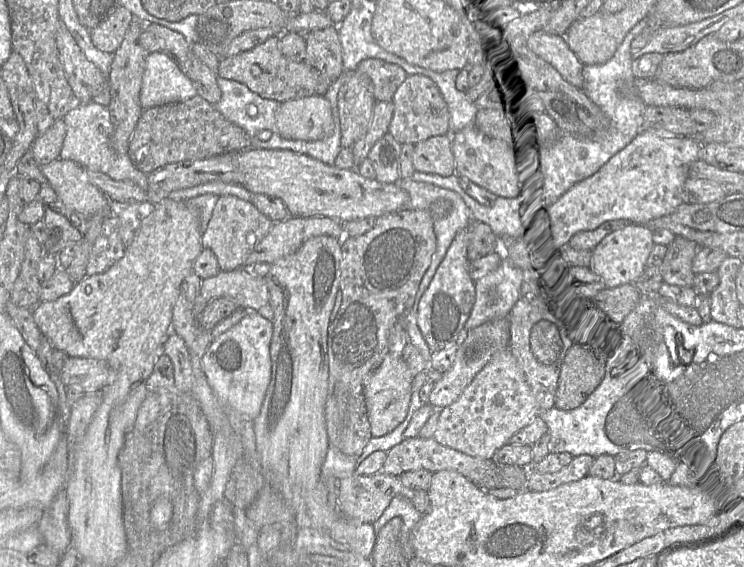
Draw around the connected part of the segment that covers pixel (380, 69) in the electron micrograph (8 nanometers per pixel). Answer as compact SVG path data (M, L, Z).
M377 58L362 60L355 71L366 74L371 79L376 101L392 100L397 88L408 76L404 68L398 64Z

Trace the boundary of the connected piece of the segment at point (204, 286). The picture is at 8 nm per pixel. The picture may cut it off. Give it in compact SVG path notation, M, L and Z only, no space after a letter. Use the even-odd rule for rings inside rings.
M244 267L220 271L213 277L202 279L201 290L195 302L196 321L211 300L221 297L233 300L240 307L256 311L269 304L265 277L259 277Z

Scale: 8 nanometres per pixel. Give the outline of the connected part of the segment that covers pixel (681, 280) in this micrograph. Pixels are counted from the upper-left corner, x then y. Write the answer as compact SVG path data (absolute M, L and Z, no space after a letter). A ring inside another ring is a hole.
M675 237L667 246L660 265L663 283L670 286L691 288L694 277L692 262L699 246L683 237Z

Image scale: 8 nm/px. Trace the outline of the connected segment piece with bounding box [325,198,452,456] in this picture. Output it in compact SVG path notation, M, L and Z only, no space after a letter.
M447 199L435 200L428 209L418 210L405 208L396 212L391 212L376 218L374 227L367 233L355 236L355 237L343 237L341 240L341 262L340 262L340 286L339 289L342 293L342 302L337 315L334 320L330 320L328 329L328 341L327 341L327 352L329 359L329 375L328 375L328 392L325 404L325 421L327 428L327 435L329 444L338 448L341 452L347 455L359 456L365 445L371 438L371 427L368 419L368 413L366 409L366 403L363 391L364 378L373 372L382 362L385 355L389 352L389 331L396 325L400 324L405 328L405 320L410 313L415 297L423 278L423 275L427 271L432 257L437 249L437 239L434 232L434 221L444 218L450 214L452 210L452 203Z

